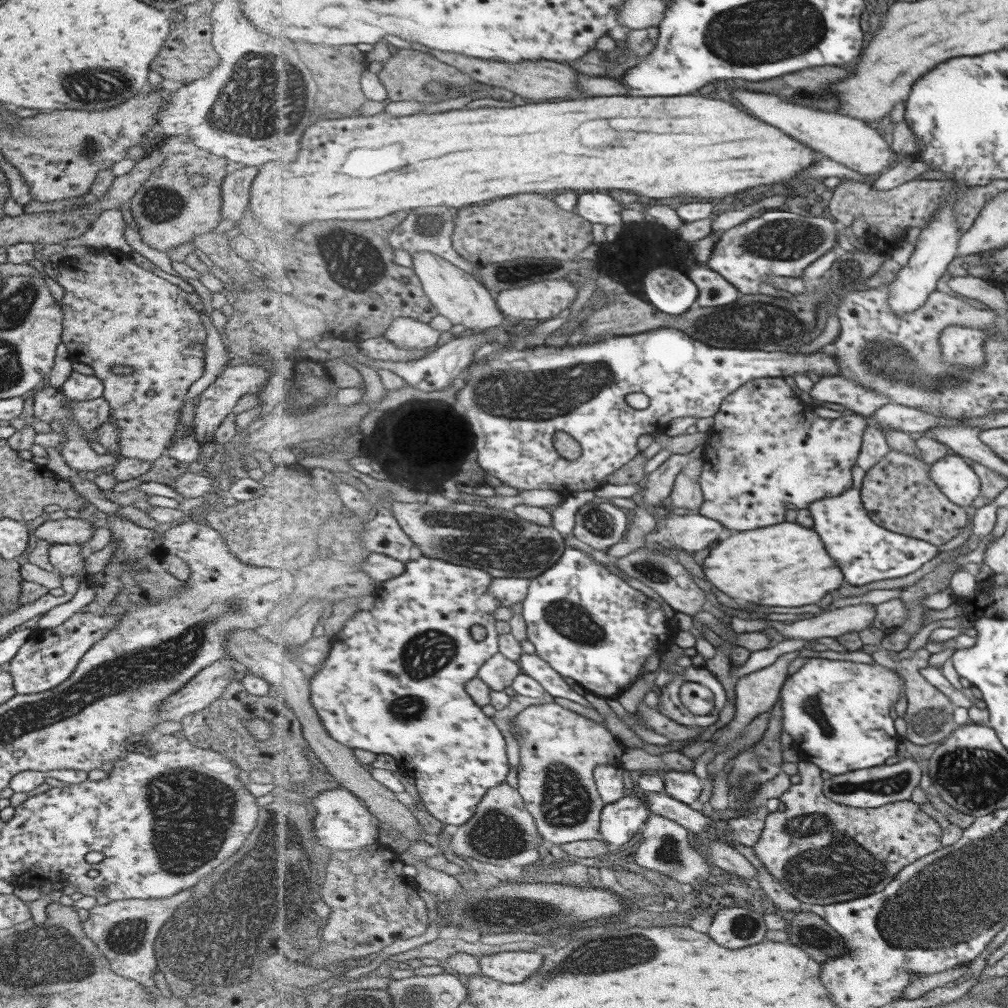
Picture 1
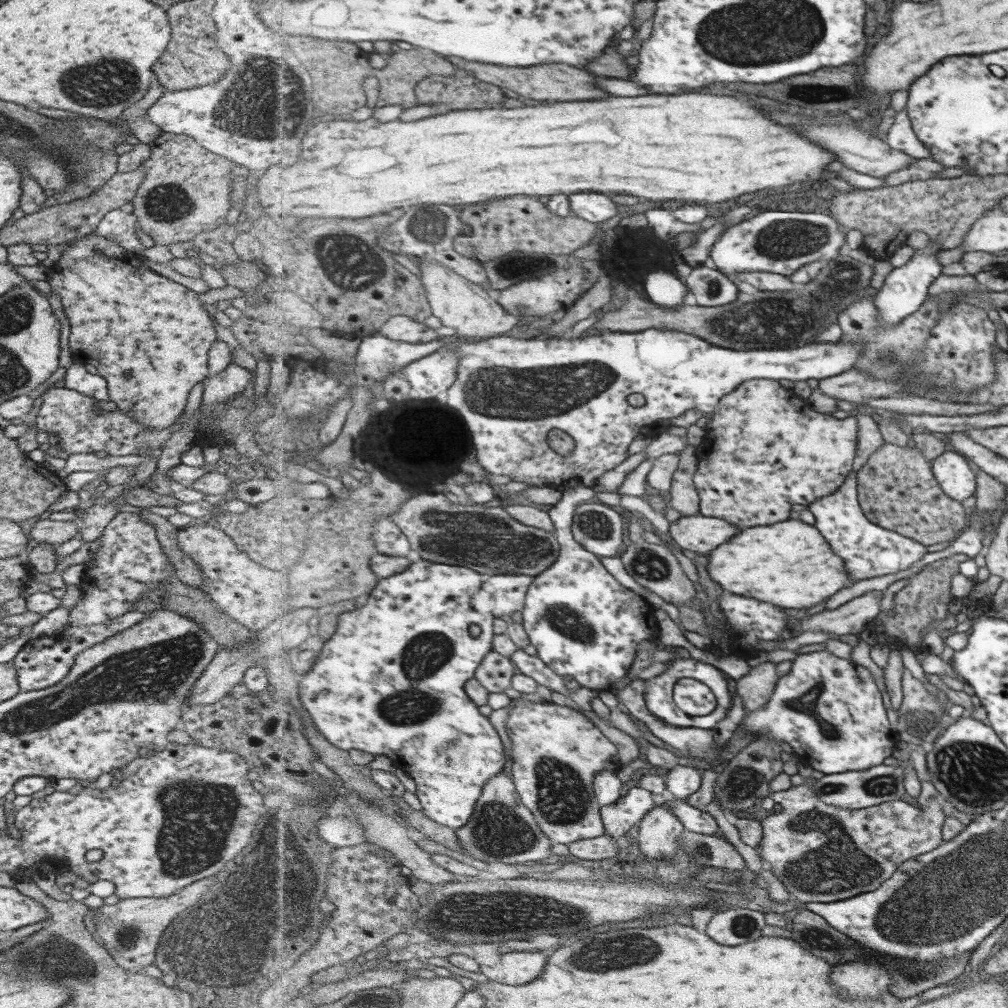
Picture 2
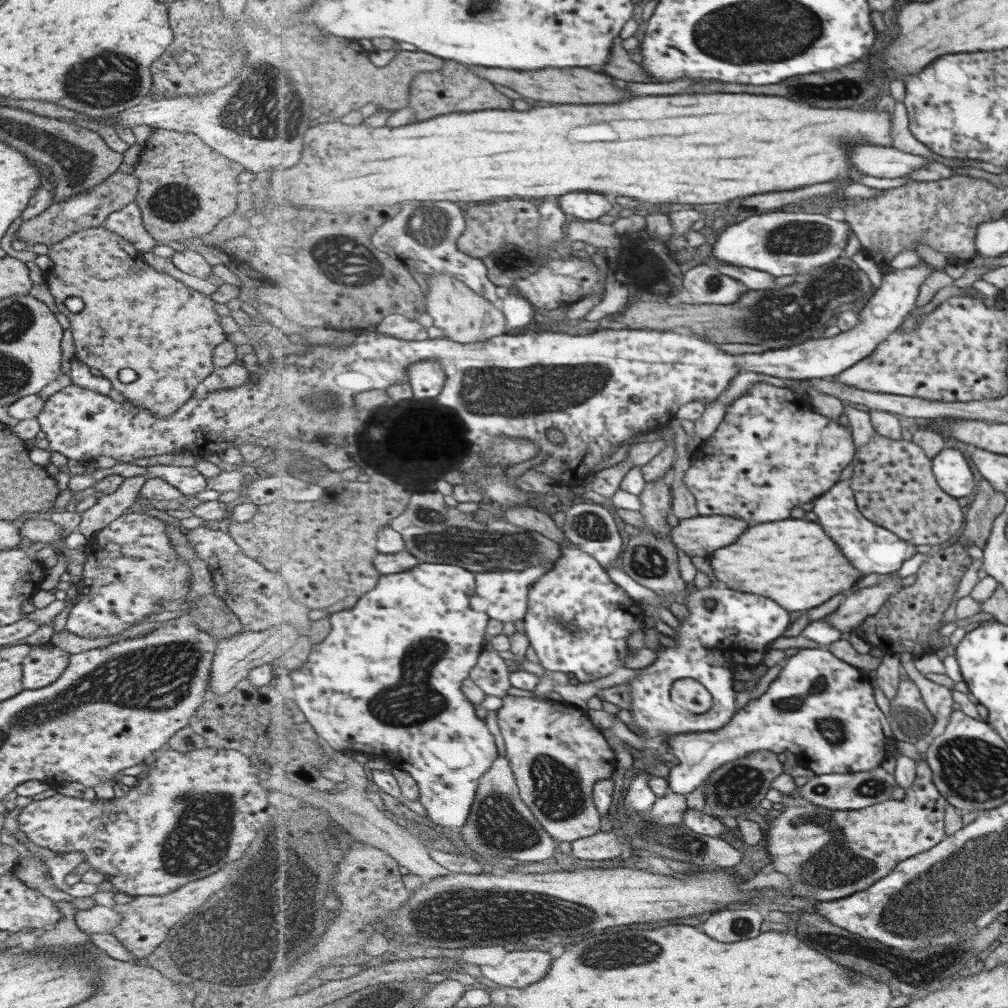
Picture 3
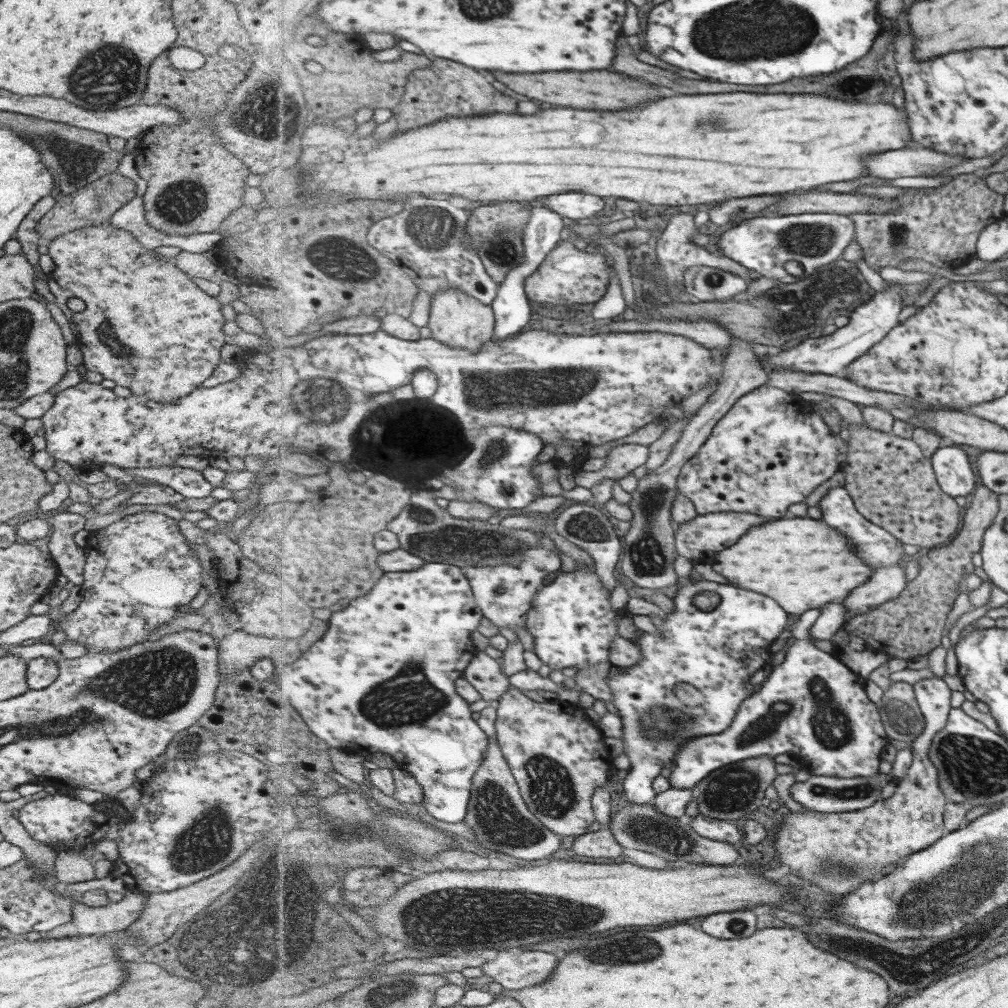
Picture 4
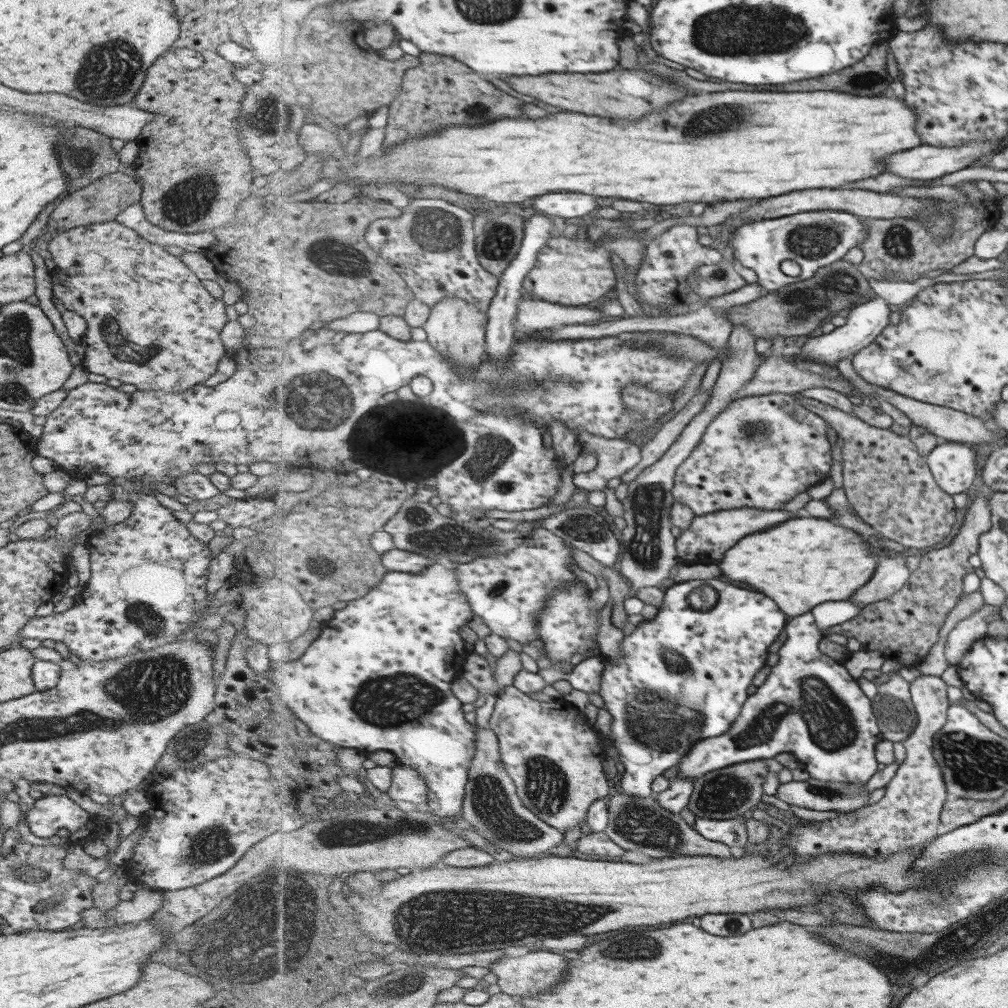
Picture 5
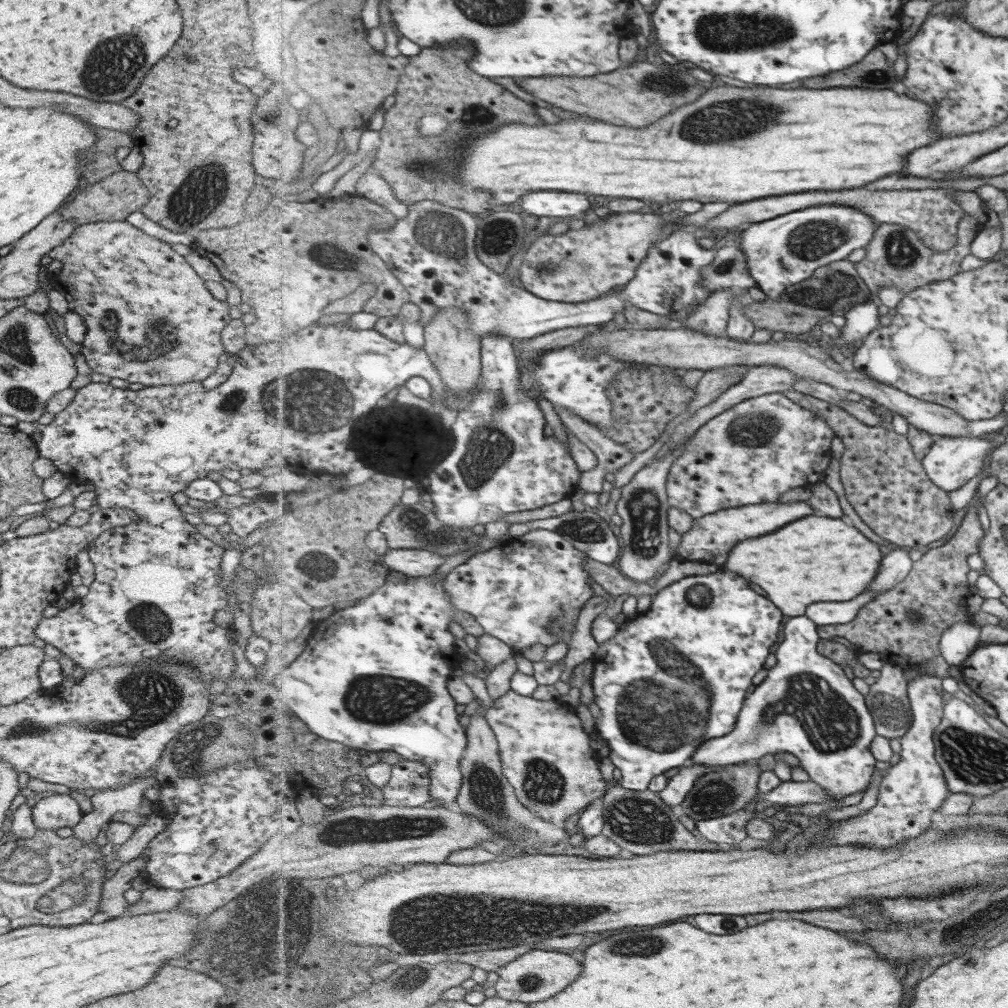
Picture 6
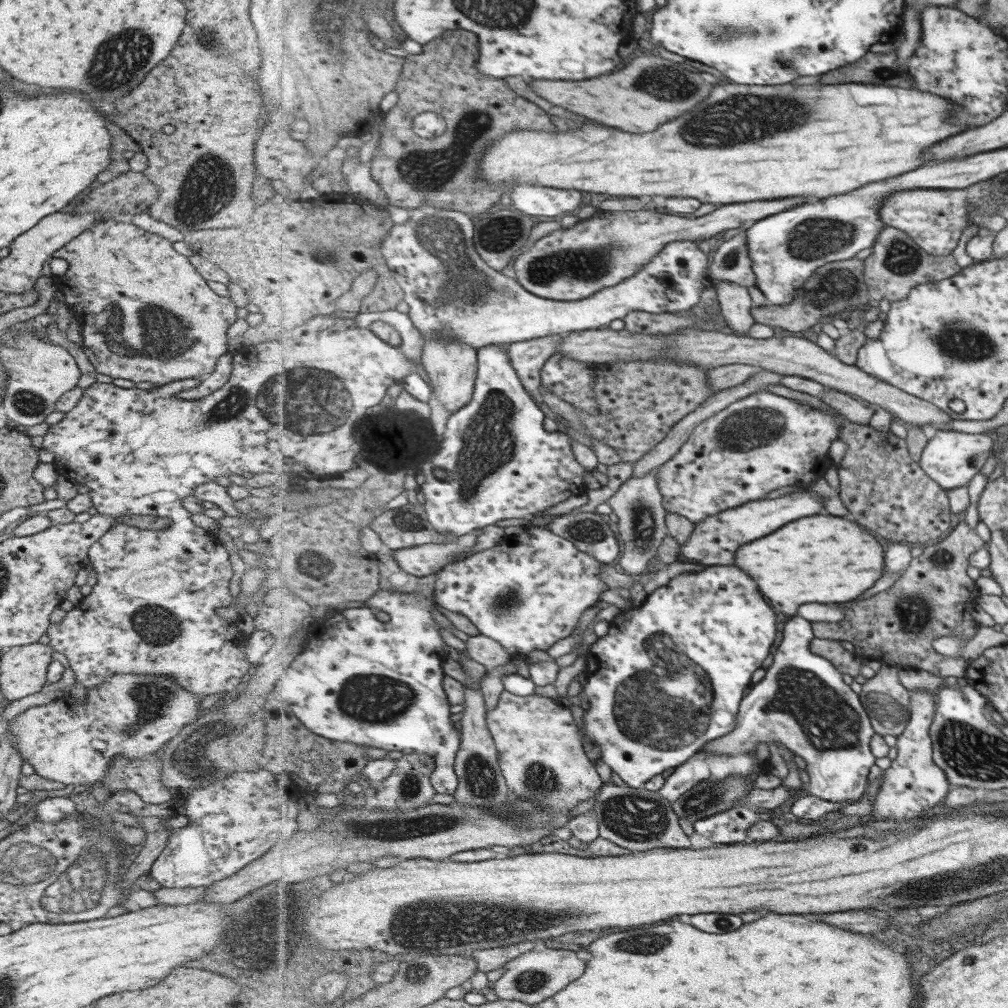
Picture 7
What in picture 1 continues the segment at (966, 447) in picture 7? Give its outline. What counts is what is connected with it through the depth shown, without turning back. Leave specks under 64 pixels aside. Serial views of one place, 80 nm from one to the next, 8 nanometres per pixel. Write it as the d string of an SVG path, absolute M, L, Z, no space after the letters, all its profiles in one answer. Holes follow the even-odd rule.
M946 455L930 466L933 479L945 496L958 506L971 506L981 494L981 481L960 456Z

